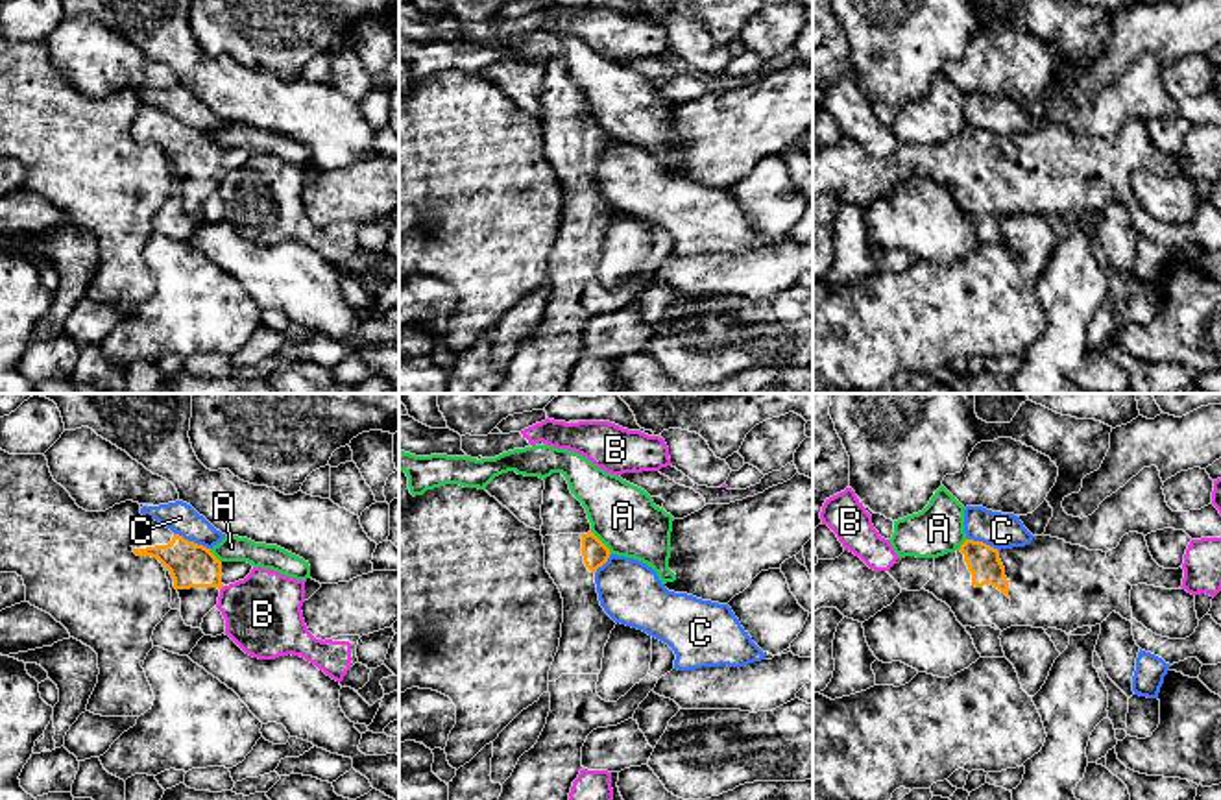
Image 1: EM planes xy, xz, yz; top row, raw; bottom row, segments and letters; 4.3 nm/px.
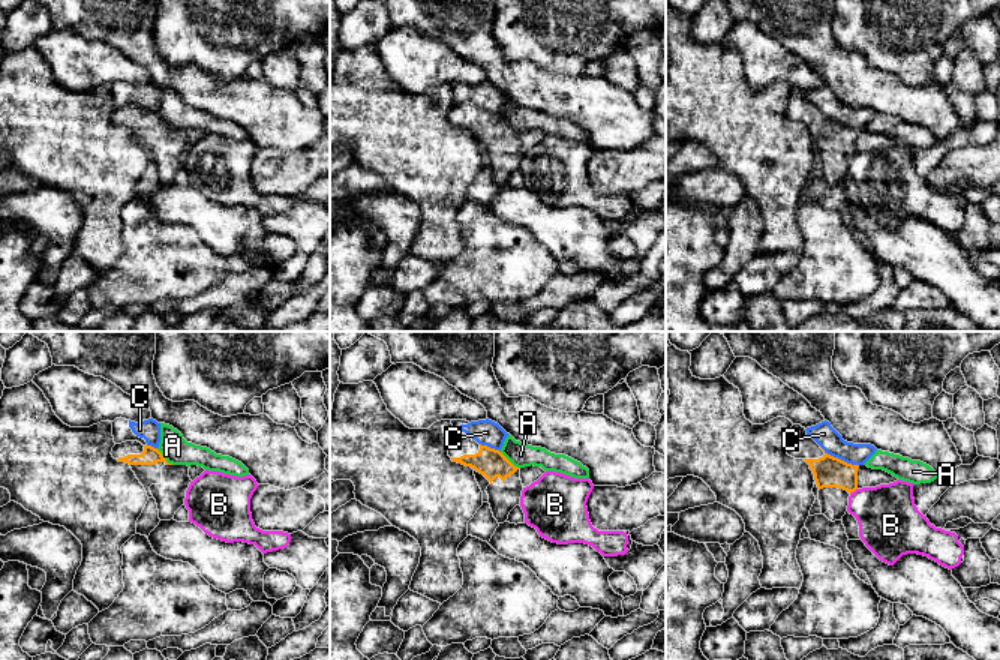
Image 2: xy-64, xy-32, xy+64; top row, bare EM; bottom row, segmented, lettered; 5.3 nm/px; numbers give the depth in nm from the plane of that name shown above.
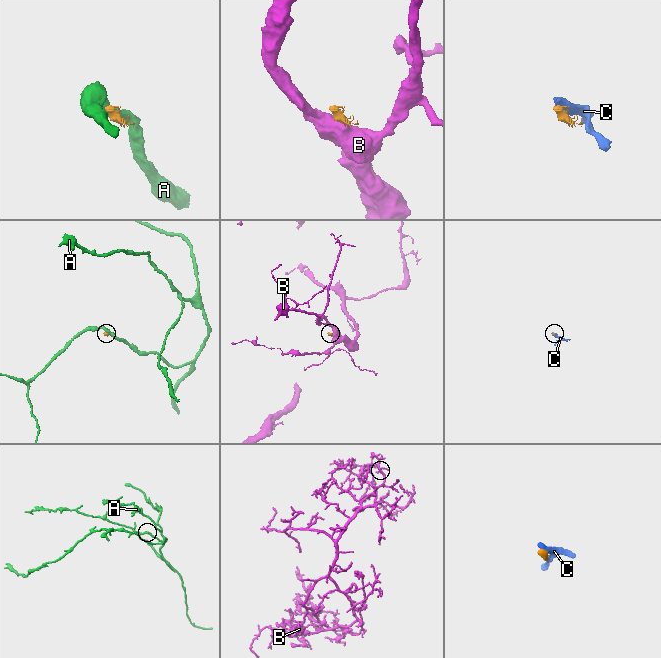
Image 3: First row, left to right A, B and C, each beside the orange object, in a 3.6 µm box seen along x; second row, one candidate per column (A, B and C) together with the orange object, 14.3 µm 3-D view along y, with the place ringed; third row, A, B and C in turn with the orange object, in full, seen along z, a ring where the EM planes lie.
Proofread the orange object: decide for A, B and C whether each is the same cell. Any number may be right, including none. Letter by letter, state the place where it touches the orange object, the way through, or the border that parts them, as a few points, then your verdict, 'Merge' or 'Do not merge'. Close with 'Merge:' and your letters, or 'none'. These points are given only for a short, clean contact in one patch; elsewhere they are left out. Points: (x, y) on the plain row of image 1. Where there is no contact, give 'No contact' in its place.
A: Touches orange at xz (601, 128). Boundary: xz (592, 117), (612, 139). Do not merge
B: No contact. Do not merge
C: Touches orange at xy (193, 128). Boundary: xy (174, 119), (209, 135). Do not merge
Merge: none

